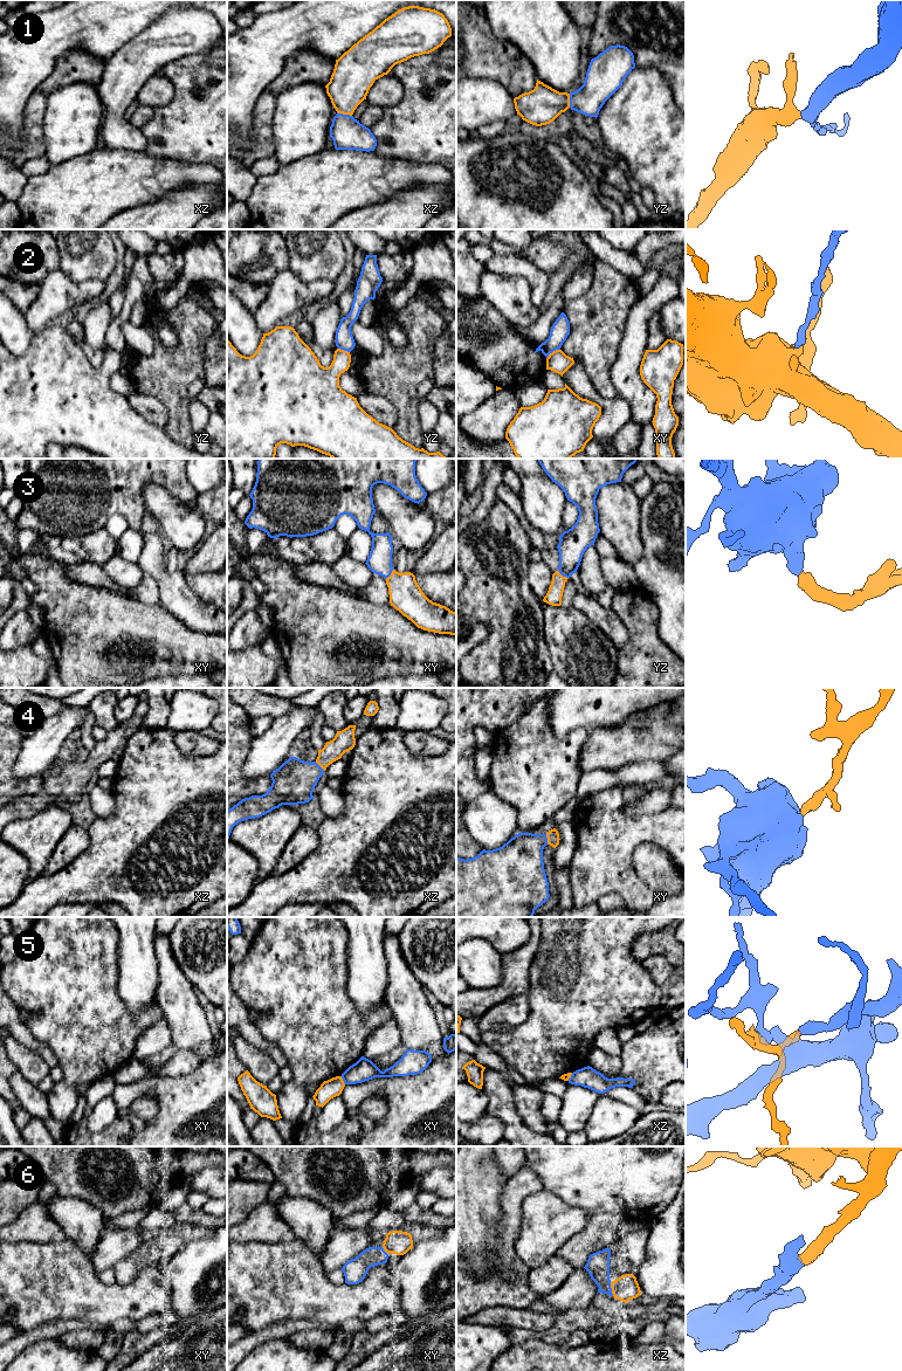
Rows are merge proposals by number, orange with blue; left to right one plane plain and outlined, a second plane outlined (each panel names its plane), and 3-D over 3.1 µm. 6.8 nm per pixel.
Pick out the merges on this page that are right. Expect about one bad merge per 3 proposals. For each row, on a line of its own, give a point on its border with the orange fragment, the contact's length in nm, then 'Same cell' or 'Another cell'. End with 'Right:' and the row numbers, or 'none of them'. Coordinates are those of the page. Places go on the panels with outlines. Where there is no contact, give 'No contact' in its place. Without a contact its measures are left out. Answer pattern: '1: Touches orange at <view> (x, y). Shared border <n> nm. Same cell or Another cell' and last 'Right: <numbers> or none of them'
1: Touches orange at xz (344, 114). Shared border 110 nm. Same cell
2: Touches orange at xy (552, 352). Shared border 120 nm. Another cell
3: Touches orange at yz (562, 576). Shared border 100 nm. Same cell
4: Touches orange at xy (548, 839). Shared border 80 nm. Same cell
5: Touches orange at xy (342, 1080). Shared border 70 nm. Another cell
6: Touches orange at xz (612, 1289). Shared border 100 nm. Same cell
Right: 1, 3, 4, 6

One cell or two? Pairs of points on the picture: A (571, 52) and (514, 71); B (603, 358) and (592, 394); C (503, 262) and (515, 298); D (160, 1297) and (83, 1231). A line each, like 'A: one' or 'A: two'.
A: two
B: two
C: two
D: two

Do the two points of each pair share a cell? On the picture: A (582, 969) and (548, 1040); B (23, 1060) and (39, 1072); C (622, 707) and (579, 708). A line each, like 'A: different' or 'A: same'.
A: same
B: same
C: same

